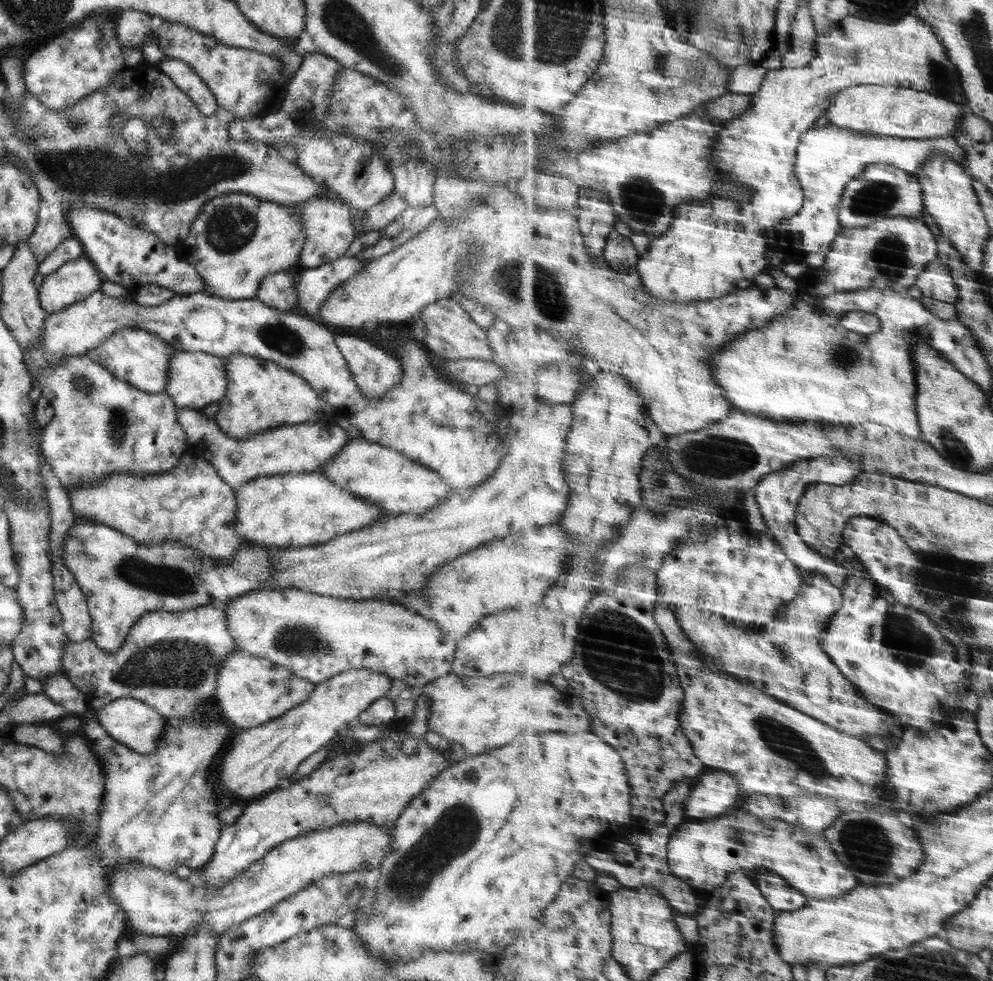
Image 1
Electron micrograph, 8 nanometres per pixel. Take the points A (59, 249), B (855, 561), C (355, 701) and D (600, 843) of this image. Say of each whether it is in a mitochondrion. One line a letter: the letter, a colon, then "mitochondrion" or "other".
A: other
B: other
C: other
D: other

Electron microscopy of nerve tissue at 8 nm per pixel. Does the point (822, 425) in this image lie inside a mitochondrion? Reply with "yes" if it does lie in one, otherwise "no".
no

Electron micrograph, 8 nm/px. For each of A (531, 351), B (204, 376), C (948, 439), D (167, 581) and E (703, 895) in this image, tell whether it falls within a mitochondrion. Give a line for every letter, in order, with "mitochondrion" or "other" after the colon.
A: other
B: other
C: mitochondrion
D: mitochondrion
E: other

